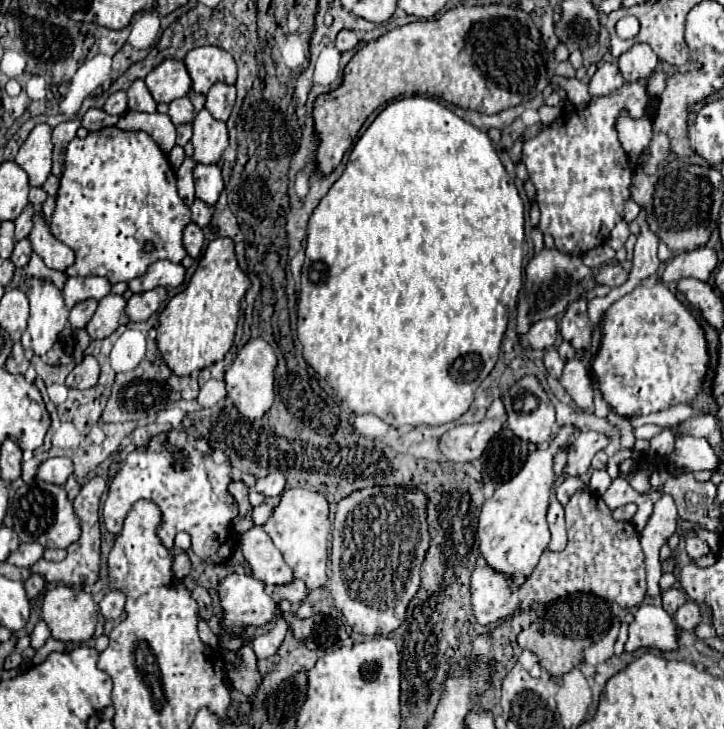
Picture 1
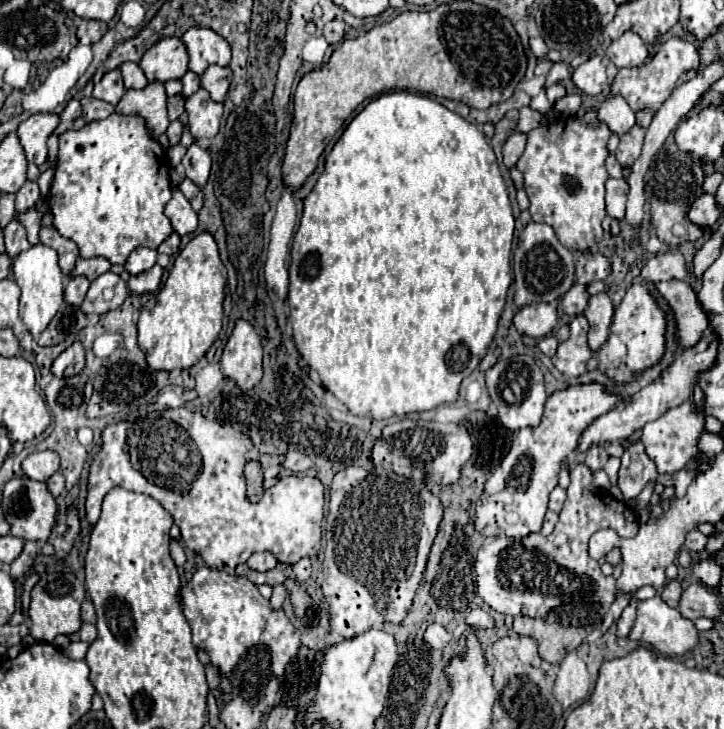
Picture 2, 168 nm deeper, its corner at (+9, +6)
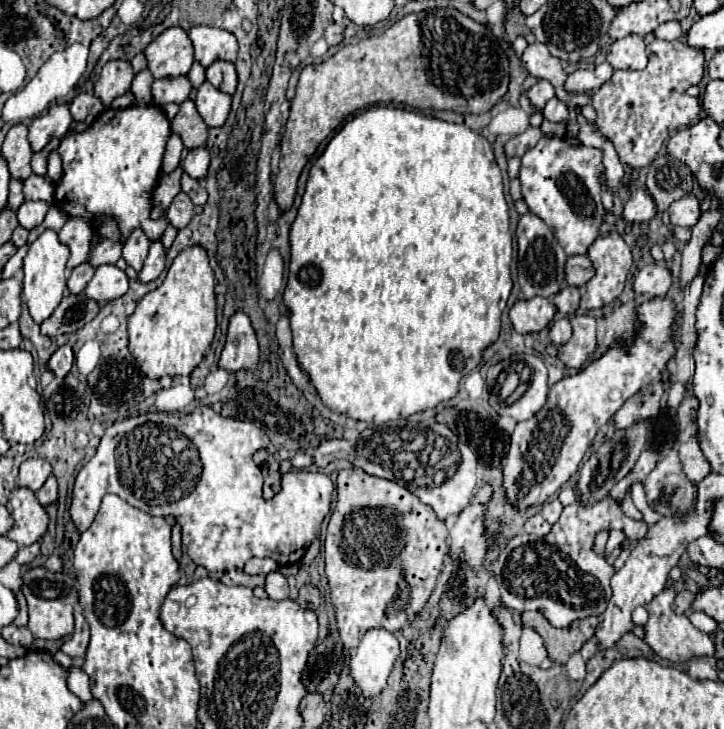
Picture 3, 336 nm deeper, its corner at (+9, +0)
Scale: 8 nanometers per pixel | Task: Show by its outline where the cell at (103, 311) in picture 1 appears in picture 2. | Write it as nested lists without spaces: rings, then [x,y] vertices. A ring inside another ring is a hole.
[[[104,272],[96,280],[92,280],[80,308],[86,314],[104,314],[108,310],[118,308],[128,294],[130,294],[130,288],[118,274]]]

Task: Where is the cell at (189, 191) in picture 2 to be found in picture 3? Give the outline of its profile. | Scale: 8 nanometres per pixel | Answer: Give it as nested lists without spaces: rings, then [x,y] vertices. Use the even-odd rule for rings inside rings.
[[[184,174],[184,176],[182,176],[182,190],[190,196],[190,200],[192,200],[196,206],[204,206],[204,204],[206,204],[208,194],[206,194],[206,188],[202,186],[200,180],[194,180],[194,178],[190,178],[188,174]]]

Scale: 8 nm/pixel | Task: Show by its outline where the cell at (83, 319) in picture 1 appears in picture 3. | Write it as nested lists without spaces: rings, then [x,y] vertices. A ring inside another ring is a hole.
[[[88,262],[76,266],[76,268],[72,270],[70,278],[68,278],[68,290],[70,290],[72,294],[82,294],[92,276],[94,276],[94,268],[92,268]]]

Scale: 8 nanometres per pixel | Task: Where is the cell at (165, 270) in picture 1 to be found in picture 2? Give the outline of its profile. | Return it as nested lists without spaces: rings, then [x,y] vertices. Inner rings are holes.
[[[140,246],[140,248],[136,248],[136,250],[128,256],[124,268],[126,268],[130,274],[138,274],[138,272],[150,270],[150,268],[156,264],[156,258],[158,258],[158,252],[156,252],[156,250],[152,250],[152,248],[142,248],[142,246]]]

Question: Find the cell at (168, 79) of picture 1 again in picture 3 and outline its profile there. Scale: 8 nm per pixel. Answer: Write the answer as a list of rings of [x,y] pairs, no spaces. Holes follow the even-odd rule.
[[[182,28],[164,30],[154,42],[150,42],[144,54],[154,78],[186,76],[194,62],[192,42]]]

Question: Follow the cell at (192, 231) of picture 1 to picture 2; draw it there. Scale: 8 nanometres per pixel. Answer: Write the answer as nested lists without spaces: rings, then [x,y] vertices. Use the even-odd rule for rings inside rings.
[[[178,188],[174,190],[172,200],[166,204],[166,216],[170,218],[172,228],[174,228],[180,236],[186,236],[186,234],[194,232],[196,226],[198,226],[196,212],[192,210],[190,202],[186,200],[186,196],[184,196]]]

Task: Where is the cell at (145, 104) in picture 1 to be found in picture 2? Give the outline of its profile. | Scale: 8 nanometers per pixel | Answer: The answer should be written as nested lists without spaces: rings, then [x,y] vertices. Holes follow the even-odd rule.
[[[124,62],[120,66],[120,70],[122,70],[122,76],[124,76],[126,88],[144,88],[148,84],[148,80],[146,80],[140,64],[136,64],[136,62]]]

